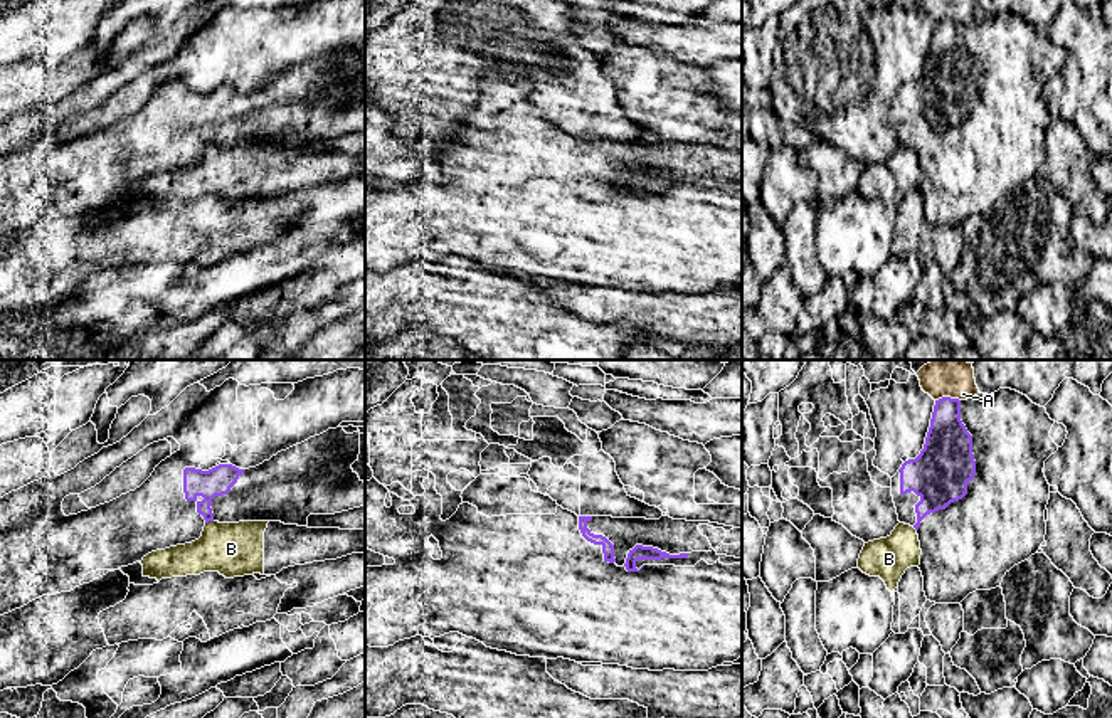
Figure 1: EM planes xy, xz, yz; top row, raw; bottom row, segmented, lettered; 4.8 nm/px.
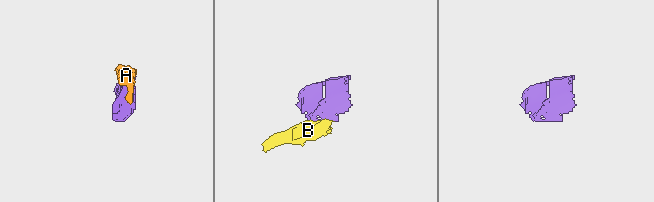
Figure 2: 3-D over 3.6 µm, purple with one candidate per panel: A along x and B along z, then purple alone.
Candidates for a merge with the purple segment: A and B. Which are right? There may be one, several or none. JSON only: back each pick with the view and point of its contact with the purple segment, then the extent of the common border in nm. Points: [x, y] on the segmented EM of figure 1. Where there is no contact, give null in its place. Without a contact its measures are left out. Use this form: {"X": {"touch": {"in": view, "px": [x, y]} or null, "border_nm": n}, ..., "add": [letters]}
{"add": []}

